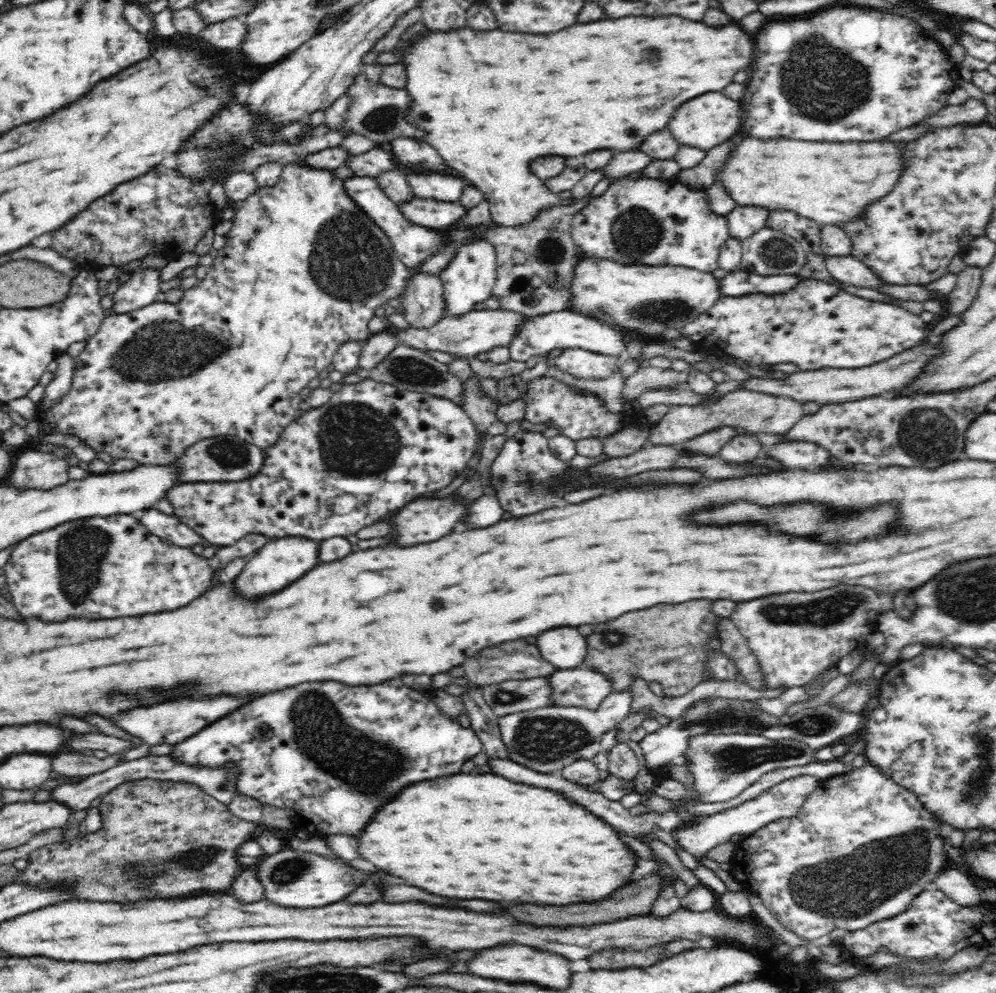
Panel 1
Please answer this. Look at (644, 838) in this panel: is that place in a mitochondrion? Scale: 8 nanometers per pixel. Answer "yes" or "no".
no

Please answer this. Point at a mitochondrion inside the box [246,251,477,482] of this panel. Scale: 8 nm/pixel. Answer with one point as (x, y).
(355, 439)

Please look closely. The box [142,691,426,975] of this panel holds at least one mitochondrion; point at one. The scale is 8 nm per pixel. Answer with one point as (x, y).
(288, 871)

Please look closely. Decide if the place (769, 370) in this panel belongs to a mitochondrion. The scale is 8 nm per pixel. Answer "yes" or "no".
no

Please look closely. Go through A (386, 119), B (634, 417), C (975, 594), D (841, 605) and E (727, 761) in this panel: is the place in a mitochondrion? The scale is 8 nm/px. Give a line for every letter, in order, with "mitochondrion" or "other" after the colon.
A: mitochondrion
B: other
C: mitochondrion
D: mitochondrion
E: mitochondrion

